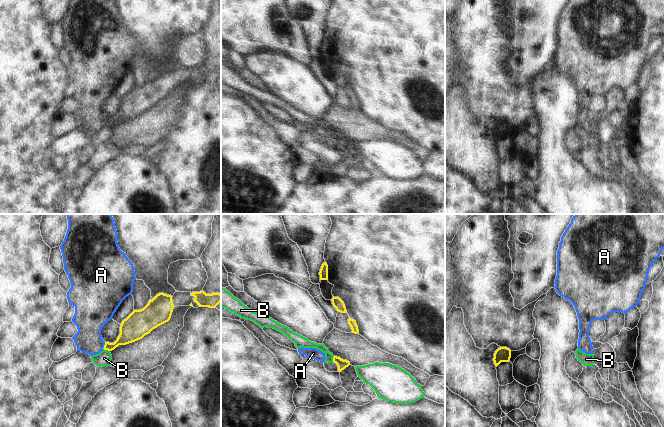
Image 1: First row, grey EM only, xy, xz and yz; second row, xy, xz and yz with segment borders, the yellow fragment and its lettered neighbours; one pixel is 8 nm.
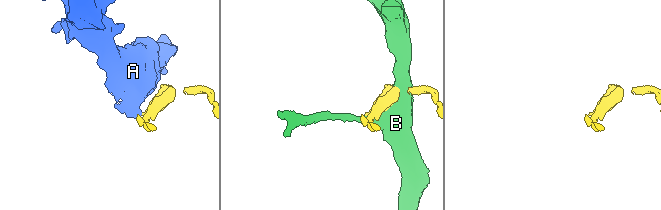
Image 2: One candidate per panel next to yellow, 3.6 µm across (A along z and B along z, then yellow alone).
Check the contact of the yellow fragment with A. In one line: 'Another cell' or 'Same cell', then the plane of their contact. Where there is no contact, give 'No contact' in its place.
Another cell. Touches yellow in xy.

